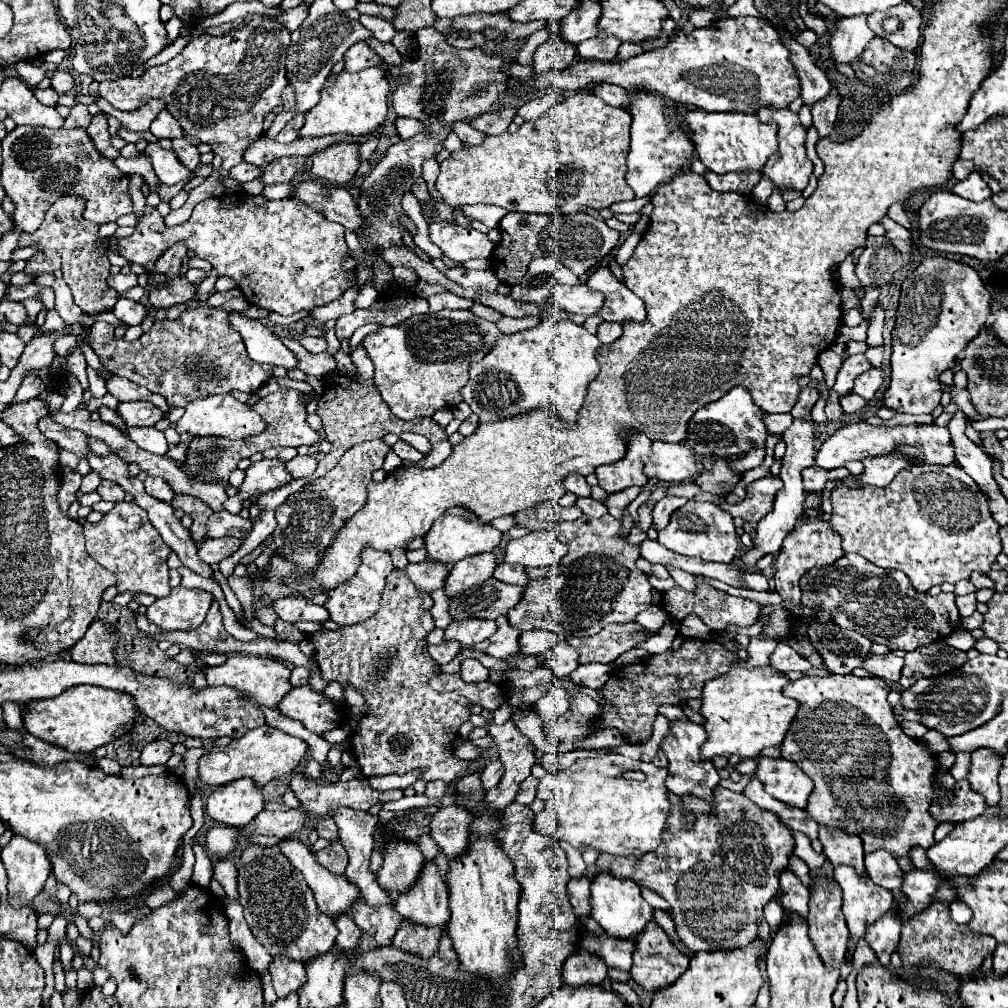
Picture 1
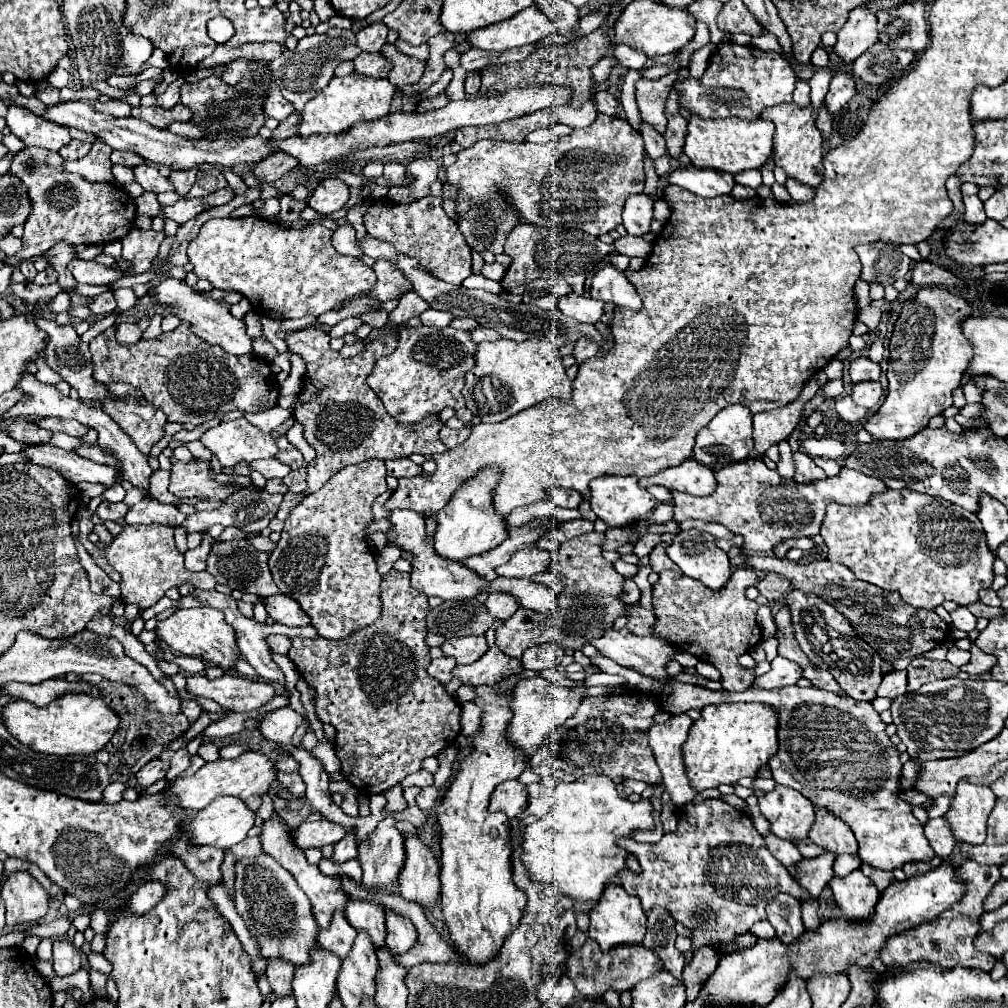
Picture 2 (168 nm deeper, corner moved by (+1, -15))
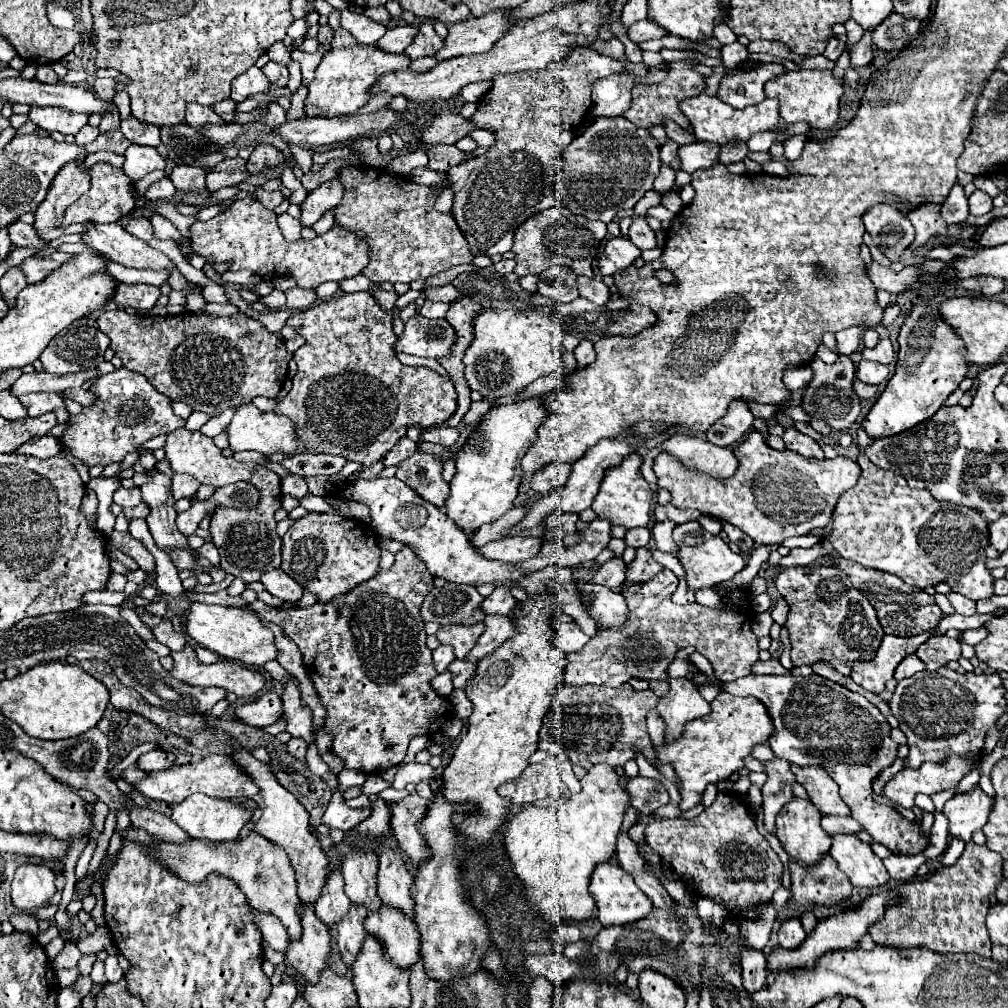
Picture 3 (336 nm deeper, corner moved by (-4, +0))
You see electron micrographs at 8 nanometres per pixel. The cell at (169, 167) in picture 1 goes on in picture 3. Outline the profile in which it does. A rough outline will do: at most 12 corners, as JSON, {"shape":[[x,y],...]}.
{"shape":[[131,144],[123,172],[137,182],[165,170],[165,158],[151,146]]}

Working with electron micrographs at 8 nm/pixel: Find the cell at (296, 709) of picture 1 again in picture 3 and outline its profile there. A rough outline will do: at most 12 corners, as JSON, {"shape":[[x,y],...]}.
{"shape":[[267,692],[235,710],[255,728],[275,724],[283,716],[281,698]]}

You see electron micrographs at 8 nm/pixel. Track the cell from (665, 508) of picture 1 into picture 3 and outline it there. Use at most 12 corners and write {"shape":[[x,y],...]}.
{"shape":[[647,528],[627,530],[625,542],[633,548],[647,546]]}

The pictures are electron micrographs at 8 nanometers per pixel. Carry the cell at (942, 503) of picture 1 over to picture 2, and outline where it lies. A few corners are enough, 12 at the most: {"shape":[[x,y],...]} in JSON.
{"shape":[[908,489],[830,505],[828,561],[912,607],[994,577],[980,519]]}

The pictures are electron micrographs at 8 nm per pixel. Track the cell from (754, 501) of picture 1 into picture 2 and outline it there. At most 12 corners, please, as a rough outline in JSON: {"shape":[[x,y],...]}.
{"shape":[[760,457],[722,467],[706,497],[672,491],[674,521],[720,523],[770,555],[818,535],[828,503],[864,505],[878,479],[810,483]]}

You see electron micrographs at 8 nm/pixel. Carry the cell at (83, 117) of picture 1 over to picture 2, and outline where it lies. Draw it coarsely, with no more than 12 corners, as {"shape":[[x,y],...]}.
{"shape":[[72,139],[60,151],[66,161],[80,159],[90,151],[90,141]]}

